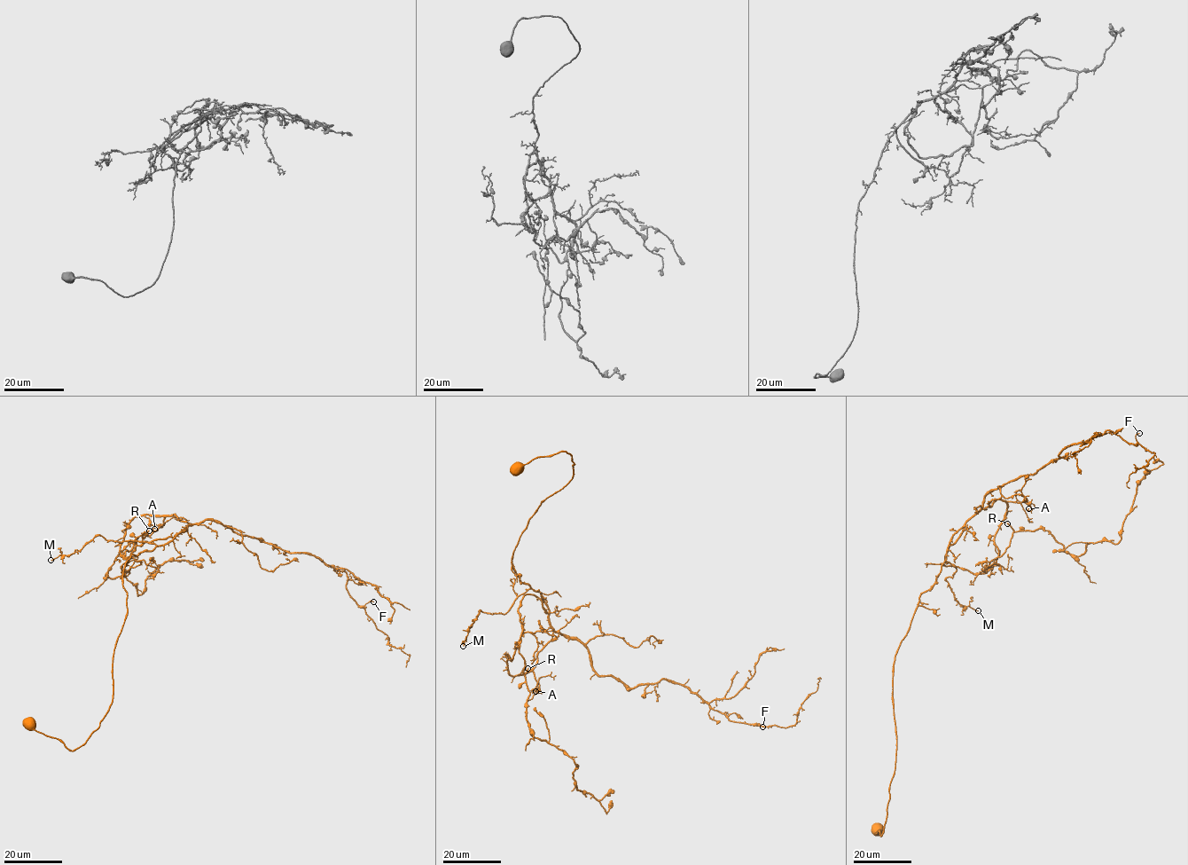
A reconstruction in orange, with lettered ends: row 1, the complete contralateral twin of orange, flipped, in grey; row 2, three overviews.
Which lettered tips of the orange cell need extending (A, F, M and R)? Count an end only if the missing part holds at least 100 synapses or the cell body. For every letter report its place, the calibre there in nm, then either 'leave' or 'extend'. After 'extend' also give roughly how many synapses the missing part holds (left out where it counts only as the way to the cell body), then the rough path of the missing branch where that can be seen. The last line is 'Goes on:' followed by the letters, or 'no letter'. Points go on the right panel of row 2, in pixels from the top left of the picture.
A: place (1028, 508); calibre 80 nm; leave
F: place (1139, 433); calibre 110 nm; leave
M: place (978, 610); calibre 140 nm; leave
R: place (1007, 523); calibre 200 nm; extend; 110 synapses; course (1007, 523), (999, 516), (1019, 499), (1002, 489), (1043, 474), (1055, 457), (1048, 457)
Goes on: R

